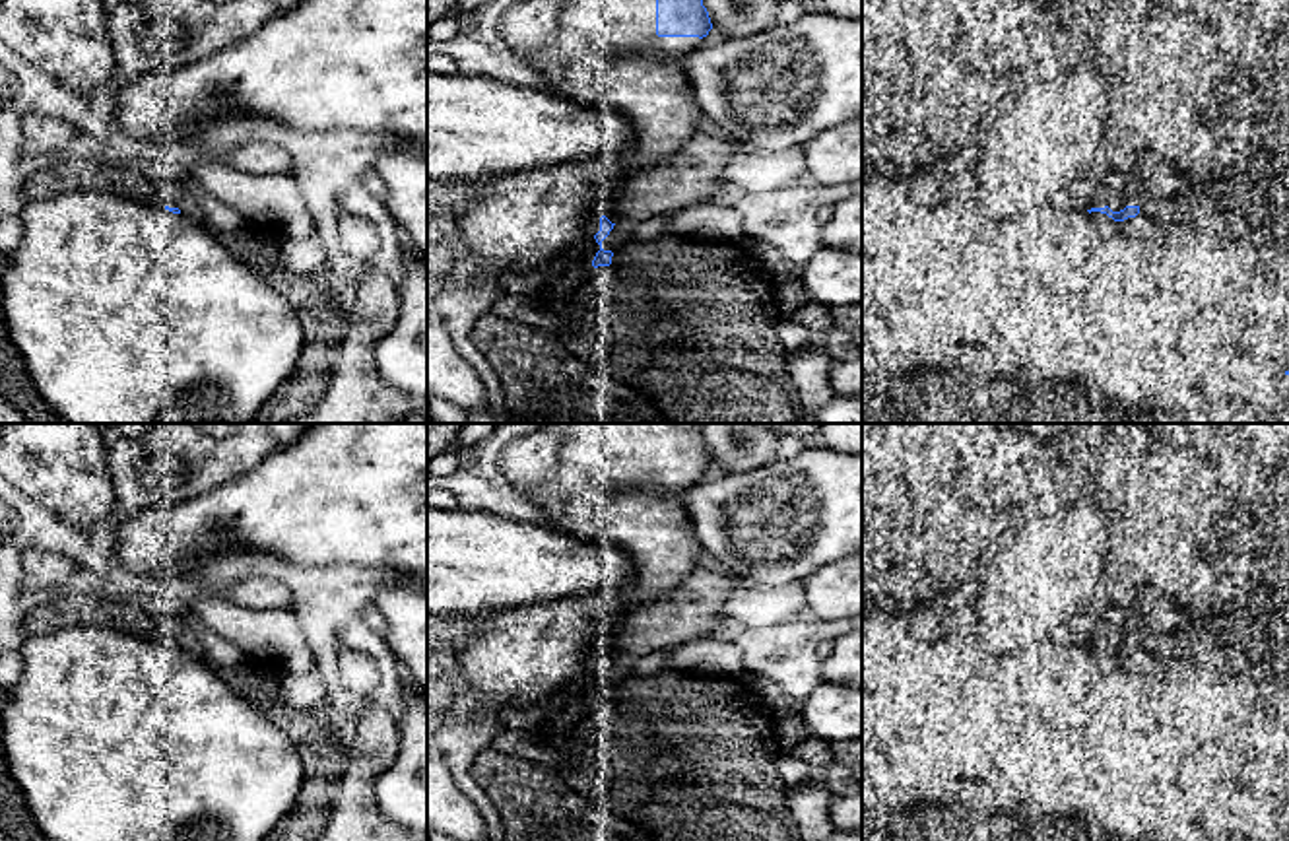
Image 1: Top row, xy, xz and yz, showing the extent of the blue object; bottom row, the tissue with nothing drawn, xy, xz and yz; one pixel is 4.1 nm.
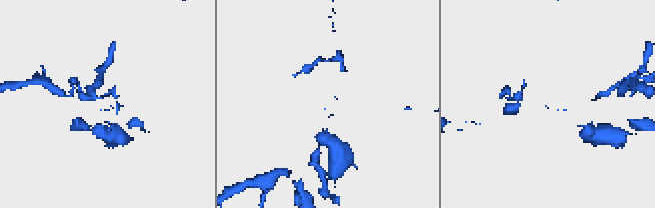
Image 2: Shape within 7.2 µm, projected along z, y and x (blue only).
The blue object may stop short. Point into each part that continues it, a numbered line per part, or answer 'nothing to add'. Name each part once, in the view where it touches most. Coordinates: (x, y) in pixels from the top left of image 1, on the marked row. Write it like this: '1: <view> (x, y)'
1: xz (600, 53)

